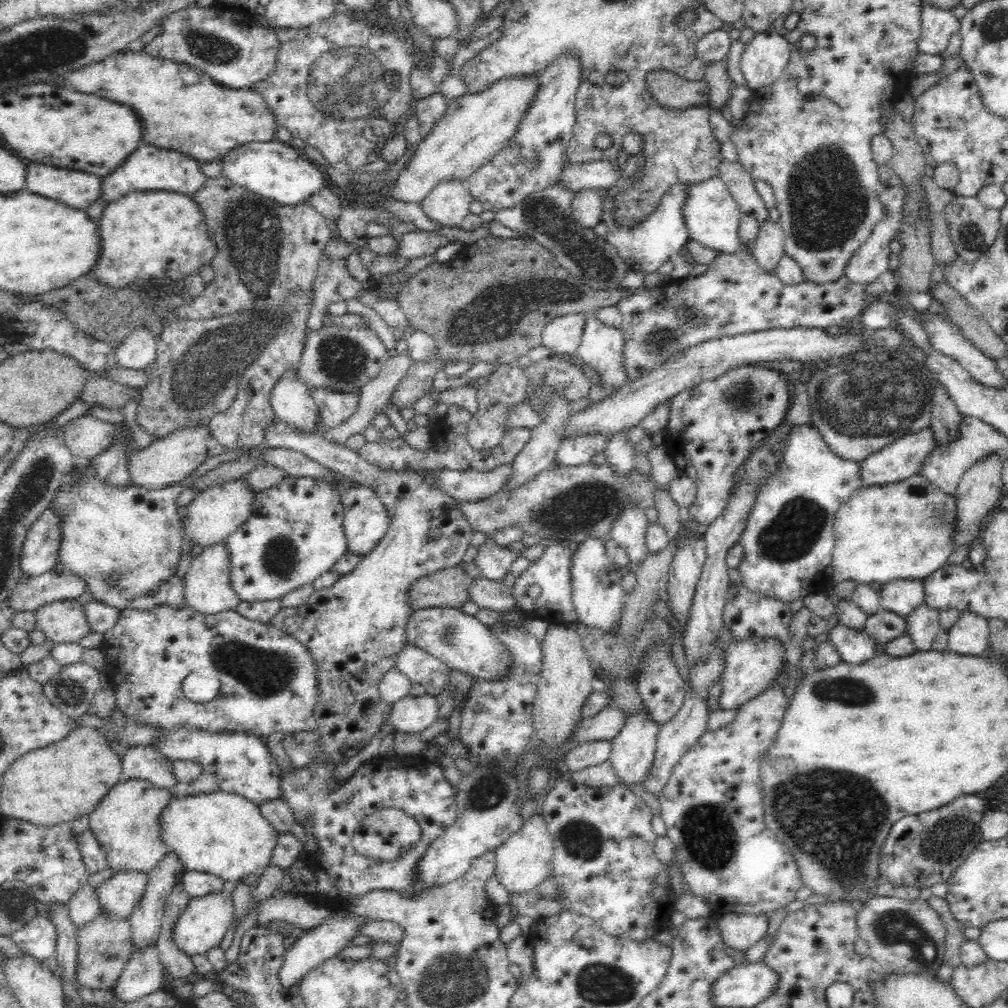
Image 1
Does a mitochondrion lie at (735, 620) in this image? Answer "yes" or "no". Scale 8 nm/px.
no

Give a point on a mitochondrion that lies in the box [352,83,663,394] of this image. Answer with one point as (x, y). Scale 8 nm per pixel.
(545, 216)

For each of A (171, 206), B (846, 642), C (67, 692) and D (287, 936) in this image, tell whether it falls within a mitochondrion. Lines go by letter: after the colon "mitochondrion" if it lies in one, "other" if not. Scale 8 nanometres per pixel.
A: other
B: other
C: mitochondrion
D: other

